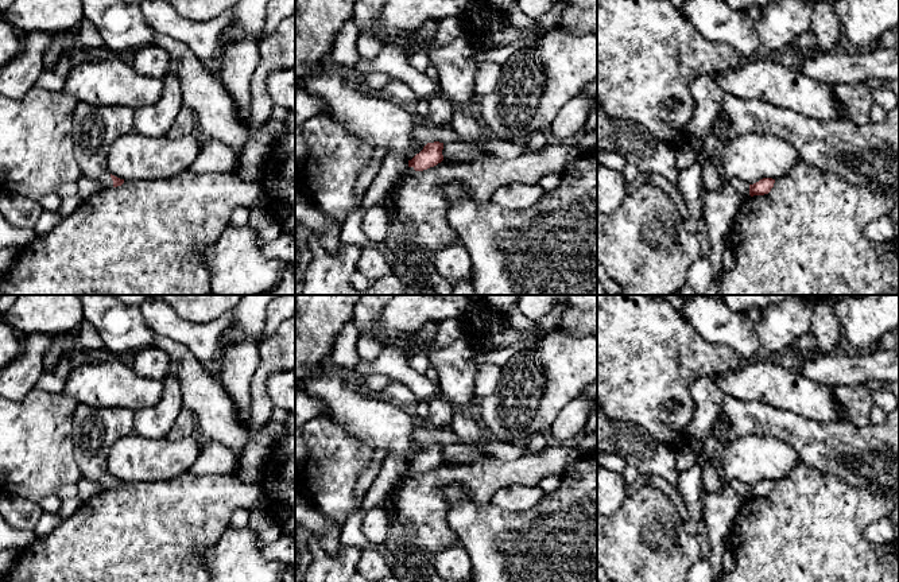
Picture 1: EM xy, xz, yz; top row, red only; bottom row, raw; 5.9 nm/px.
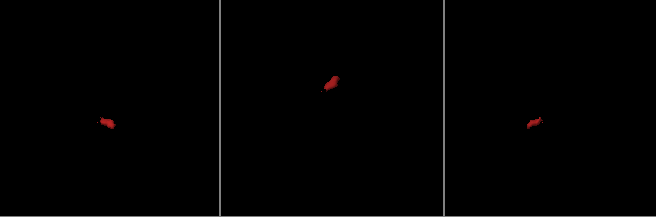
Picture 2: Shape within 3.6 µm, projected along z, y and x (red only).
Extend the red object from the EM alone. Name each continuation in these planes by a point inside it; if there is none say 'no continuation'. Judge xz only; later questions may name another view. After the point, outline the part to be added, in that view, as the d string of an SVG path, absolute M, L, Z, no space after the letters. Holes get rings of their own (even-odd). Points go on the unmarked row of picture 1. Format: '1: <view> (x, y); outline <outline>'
1: xz (411, 563); outline M407 469L400 474L381 505L388 515L390 523L384 546L394 560L392 579L398 582L446 582L438 575L434 560L422 548L412 544L400 544L402 539L407 539L414 534L415 527L399 517L395 509L394 492L414 473L414 469Z

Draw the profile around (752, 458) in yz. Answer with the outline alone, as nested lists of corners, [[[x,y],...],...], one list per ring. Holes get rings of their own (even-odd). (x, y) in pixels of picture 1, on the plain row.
[[[755,434],[732,441],[718,453],[724,481],[739,480],[747,486],[787,477],[799,463],[798,454],[790,445],[774,436]]]

